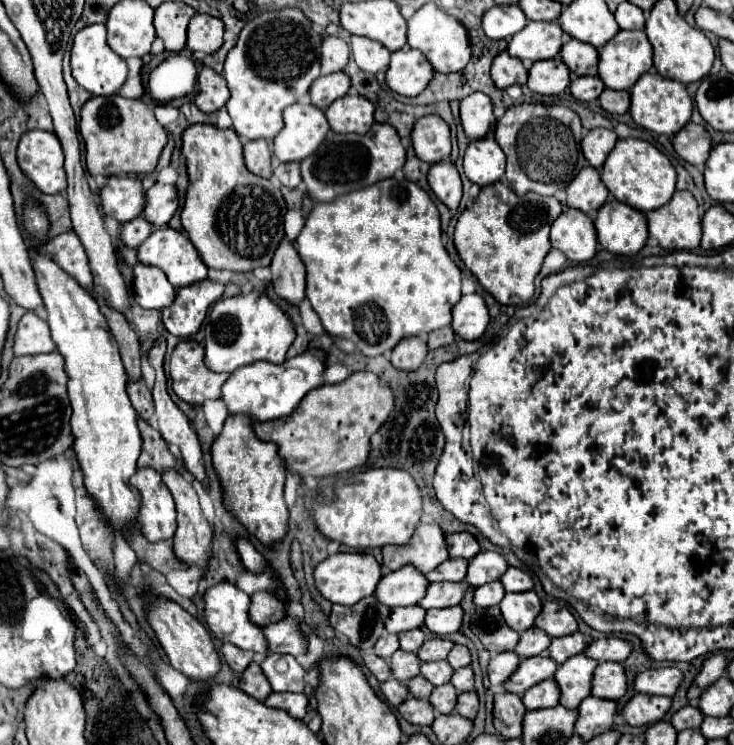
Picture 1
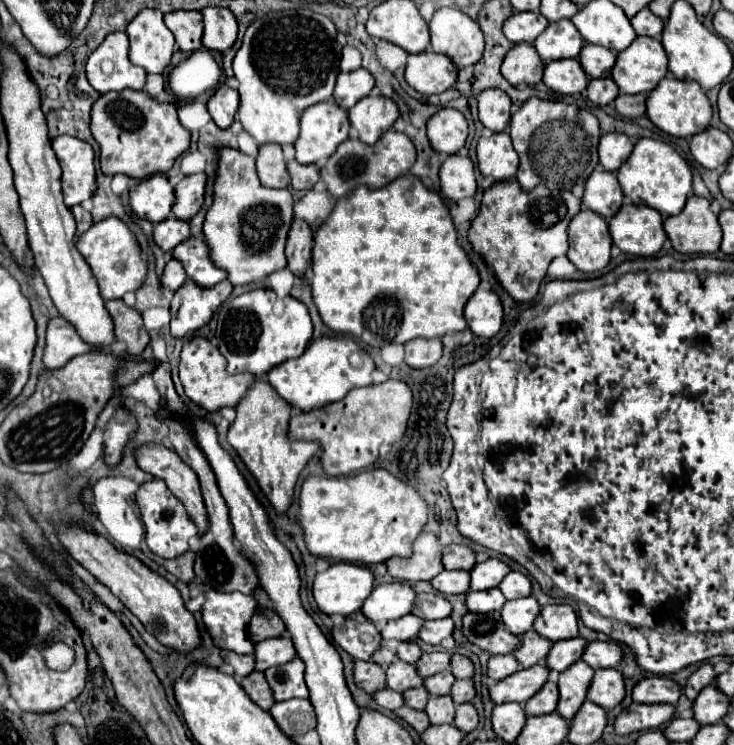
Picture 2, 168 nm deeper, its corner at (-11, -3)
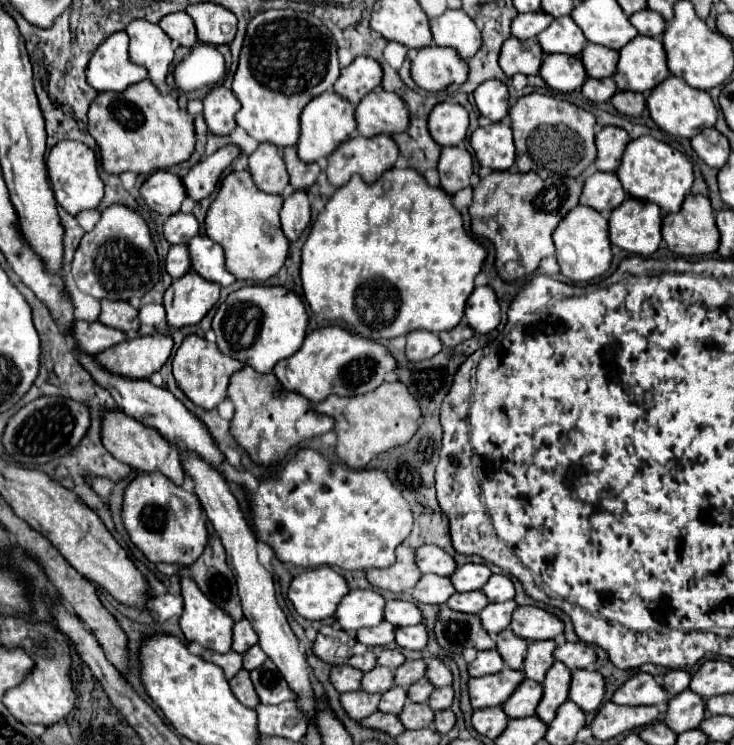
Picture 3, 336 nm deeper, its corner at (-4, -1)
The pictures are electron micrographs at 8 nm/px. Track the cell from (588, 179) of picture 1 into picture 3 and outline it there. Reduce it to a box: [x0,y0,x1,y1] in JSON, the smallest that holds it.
[581,172,627,218]

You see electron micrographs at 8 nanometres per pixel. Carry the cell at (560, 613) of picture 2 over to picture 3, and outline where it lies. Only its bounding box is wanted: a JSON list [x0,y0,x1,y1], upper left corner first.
[509,606,563,642]

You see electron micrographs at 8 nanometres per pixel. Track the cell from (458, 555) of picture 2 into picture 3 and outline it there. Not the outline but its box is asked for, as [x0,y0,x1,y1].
[415,546,455,576]

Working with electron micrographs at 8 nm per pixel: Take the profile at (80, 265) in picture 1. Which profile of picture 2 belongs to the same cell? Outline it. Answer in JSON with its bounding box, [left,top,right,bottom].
[76,216,146,300]

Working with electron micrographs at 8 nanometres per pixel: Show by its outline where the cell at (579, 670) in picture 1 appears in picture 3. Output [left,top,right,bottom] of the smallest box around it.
[535,662,571,724]

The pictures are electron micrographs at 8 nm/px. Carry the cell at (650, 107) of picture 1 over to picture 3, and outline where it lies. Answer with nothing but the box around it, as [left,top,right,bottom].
[647,76,717,138]

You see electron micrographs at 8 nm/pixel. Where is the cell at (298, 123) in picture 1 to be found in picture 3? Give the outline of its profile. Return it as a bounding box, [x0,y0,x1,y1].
[297,92,355,162]

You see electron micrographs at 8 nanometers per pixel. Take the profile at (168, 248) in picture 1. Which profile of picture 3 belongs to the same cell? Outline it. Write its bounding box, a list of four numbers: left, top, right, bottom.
[189,236,237,286]

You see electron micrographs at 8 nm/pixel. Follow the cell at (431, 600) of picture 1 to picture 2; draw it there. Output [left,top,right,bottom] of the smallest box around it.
[412,594,452,620]

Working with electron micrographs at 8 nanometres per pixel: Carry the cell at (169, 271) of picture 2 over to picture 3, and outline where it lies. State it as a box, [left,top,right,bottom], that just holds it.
[165,244,191,278]

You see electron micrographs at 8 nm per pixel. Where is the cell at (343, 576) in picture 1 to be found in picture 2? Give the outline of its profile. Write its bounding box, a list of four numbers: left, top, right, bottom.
[312,562,374,616]

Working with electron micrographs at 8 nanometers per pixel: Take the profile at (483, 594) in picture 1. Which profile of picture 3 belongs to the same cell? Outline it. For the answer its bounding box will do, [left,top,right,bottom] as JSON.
[447,590,487,614]

